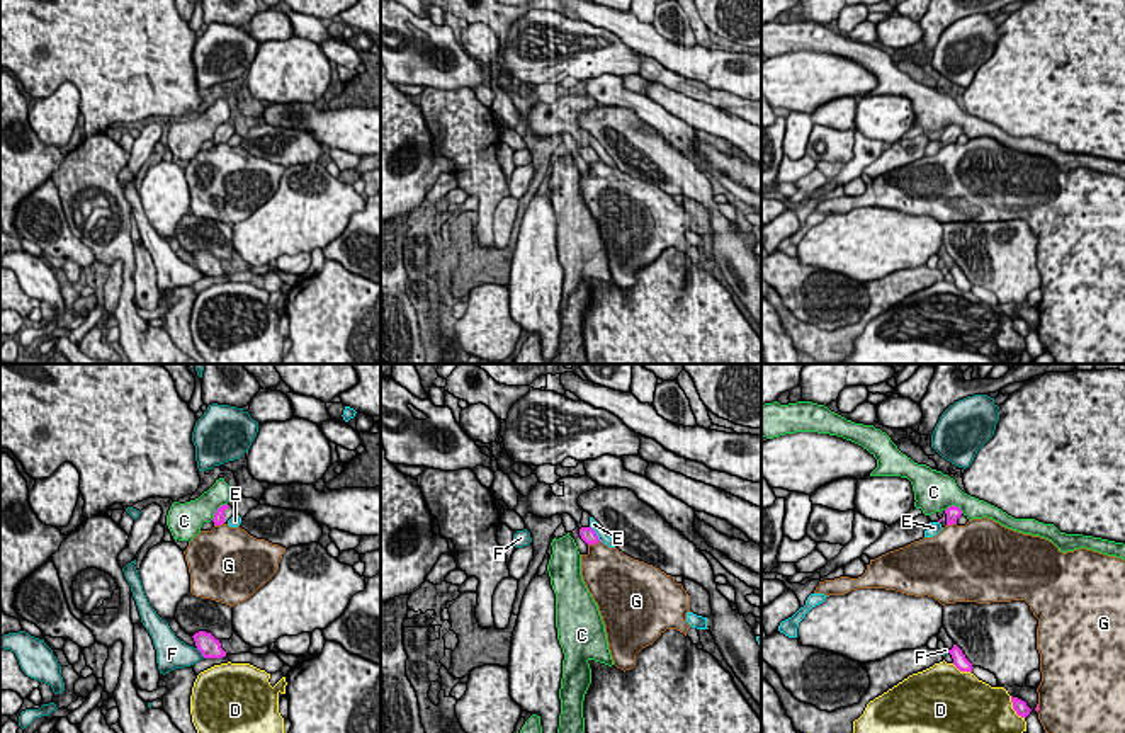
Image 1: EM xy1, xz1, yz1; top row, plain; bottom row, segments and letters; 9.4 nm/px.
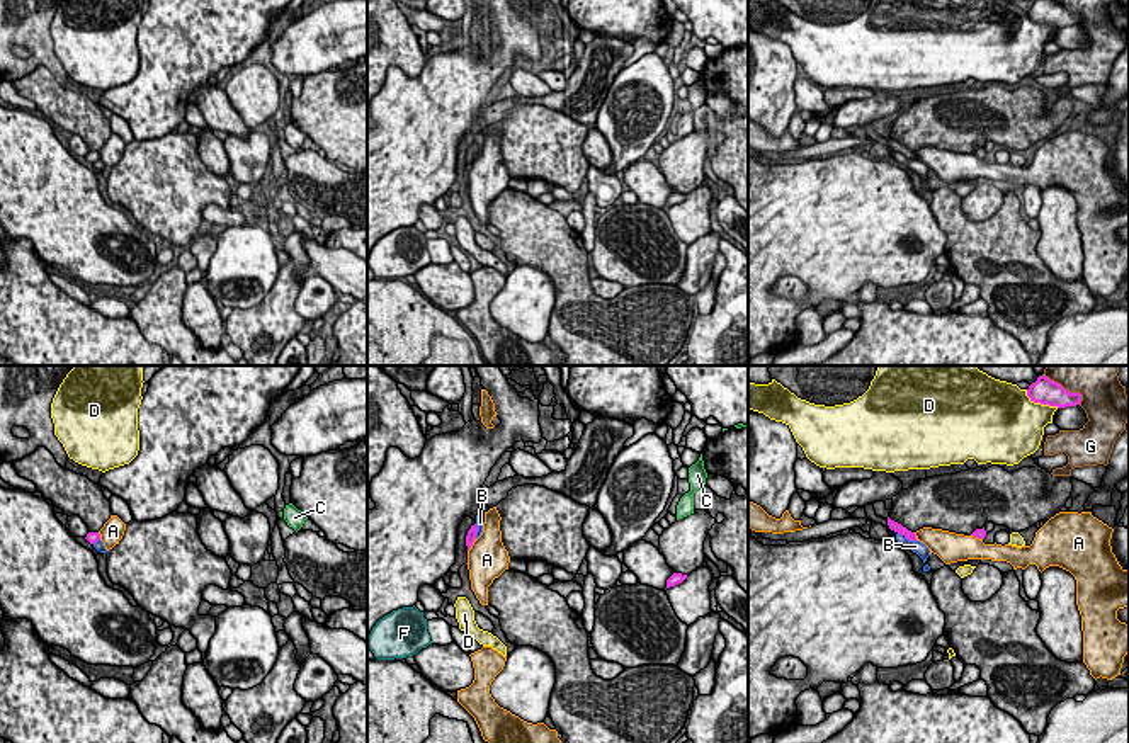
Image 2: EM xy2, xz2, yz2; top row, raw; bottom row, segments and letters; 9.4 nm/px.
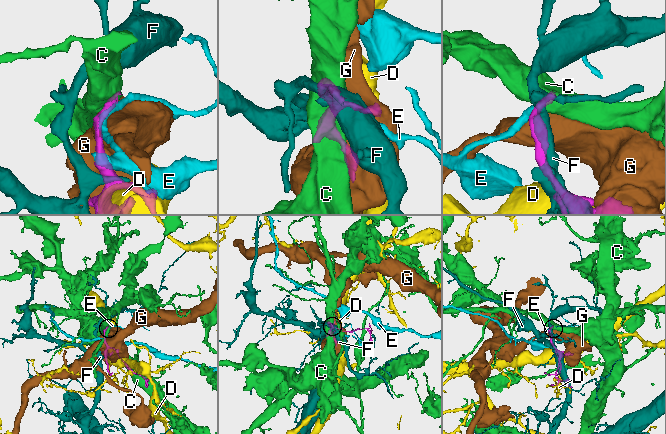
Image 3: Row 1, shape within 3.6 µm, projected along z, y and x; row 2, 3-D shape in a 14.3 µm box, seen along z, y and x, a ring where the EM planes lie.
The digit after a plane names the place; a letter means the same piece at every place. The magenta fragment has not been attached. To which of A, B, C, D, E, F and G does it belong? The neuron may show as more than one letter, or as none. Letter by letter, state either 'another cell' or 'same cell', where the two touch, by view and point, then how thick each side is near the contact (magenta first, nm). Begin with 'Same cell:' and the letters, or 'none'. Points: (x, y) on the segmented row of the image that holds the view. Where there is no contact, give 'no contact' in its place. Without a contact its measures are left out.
Same cell: none
A: another cell; contact xz2 (471, 544); calibres 100 and 380 nm
B: another cell; contact yz2 (910, 539); calibres 90 and 120 nm
C: another cell; contact xy1 (216, 511); calibres 100 and 280 nm
D: another cell; contact yz2 (1041, 403); calibres 240 and 420 nm
E: another cell; contact xz1 (595, 533); calibres 140 and 90 nm
F: another cell; contact xy1 (201, 652); calibres 200 and 280 nm
G: another cell; contact xz1 (593, 543); calibres 140 and 400 nm

